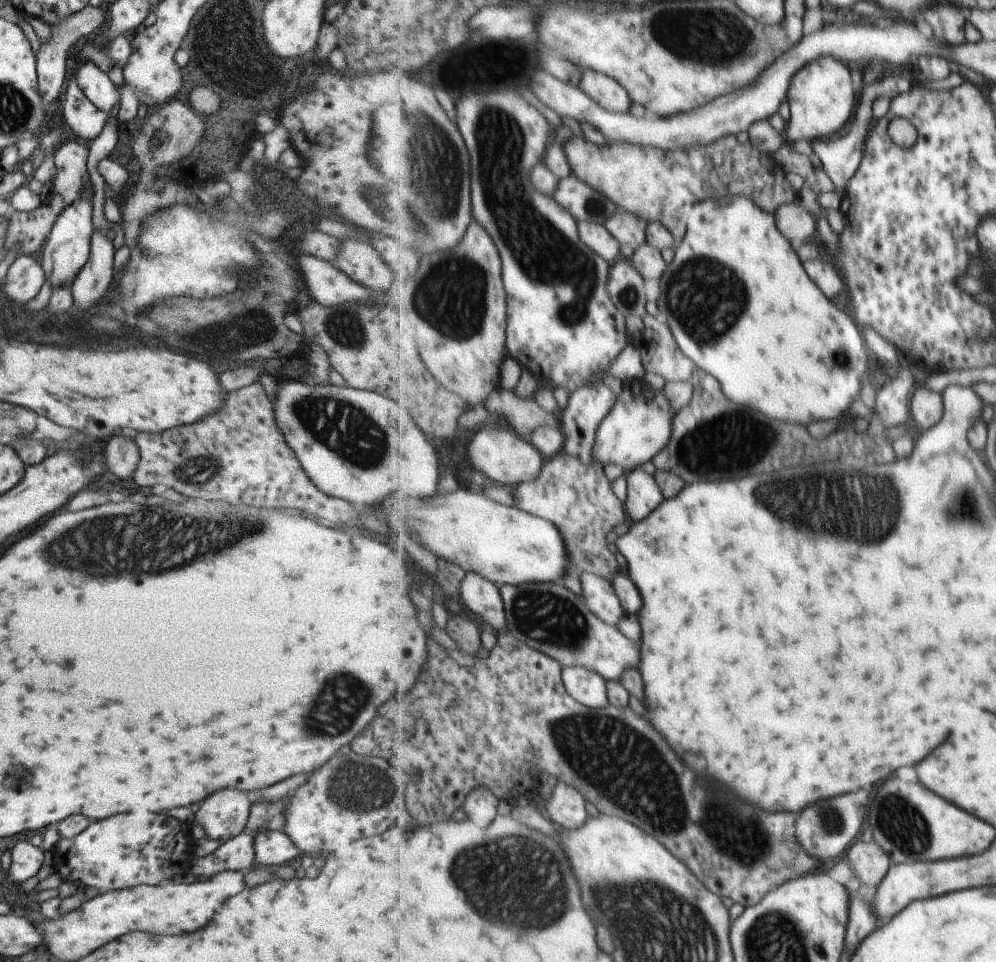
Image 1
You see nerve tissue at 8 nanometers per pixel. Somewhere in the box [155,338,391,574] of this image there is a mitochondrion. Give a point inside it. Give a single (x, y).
(346, 430)

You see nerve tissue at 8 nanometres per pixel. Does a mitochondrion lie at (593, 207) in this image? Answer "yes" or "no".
yes

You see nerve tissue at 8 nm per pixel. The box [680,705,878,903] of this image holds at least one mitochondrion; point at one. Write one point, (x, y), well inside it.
(829, 818)

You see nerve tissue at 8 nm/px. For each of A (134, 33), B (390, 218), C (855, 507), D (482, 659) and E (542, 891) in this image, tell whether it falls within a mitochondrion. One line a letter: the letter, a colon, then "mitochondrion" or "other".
A: other
B: other
C: mitochondrion
D: other
E: mitochondrion

